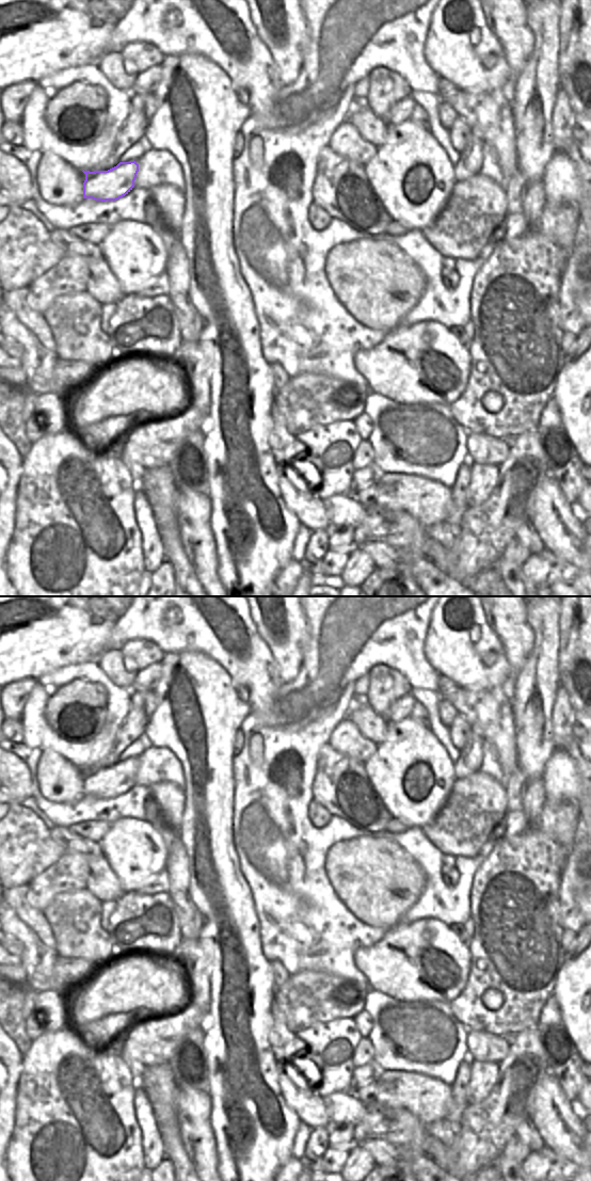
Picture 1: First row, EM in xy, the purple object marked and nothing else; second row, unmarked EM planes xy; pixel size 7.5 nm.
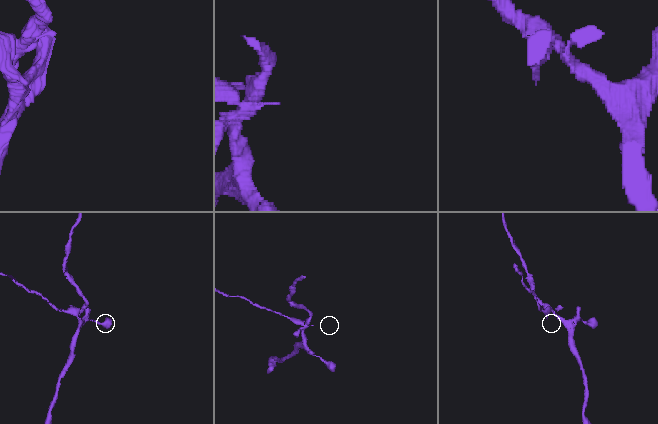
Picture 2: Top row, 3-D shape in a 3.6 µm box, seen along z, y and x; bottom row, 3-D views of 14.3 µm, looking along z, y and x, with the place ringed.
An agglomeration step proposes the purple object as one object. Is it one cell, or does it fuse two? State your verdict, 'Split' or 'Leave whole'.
Split.

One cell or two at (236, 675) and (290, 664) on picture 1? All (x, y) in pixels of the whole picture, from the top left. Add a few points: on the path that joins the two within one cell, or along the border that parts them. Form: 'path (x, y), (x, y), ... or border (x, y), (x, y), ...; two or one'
border (259, 652), (241, 663), (245, 679), (238, 686); two

